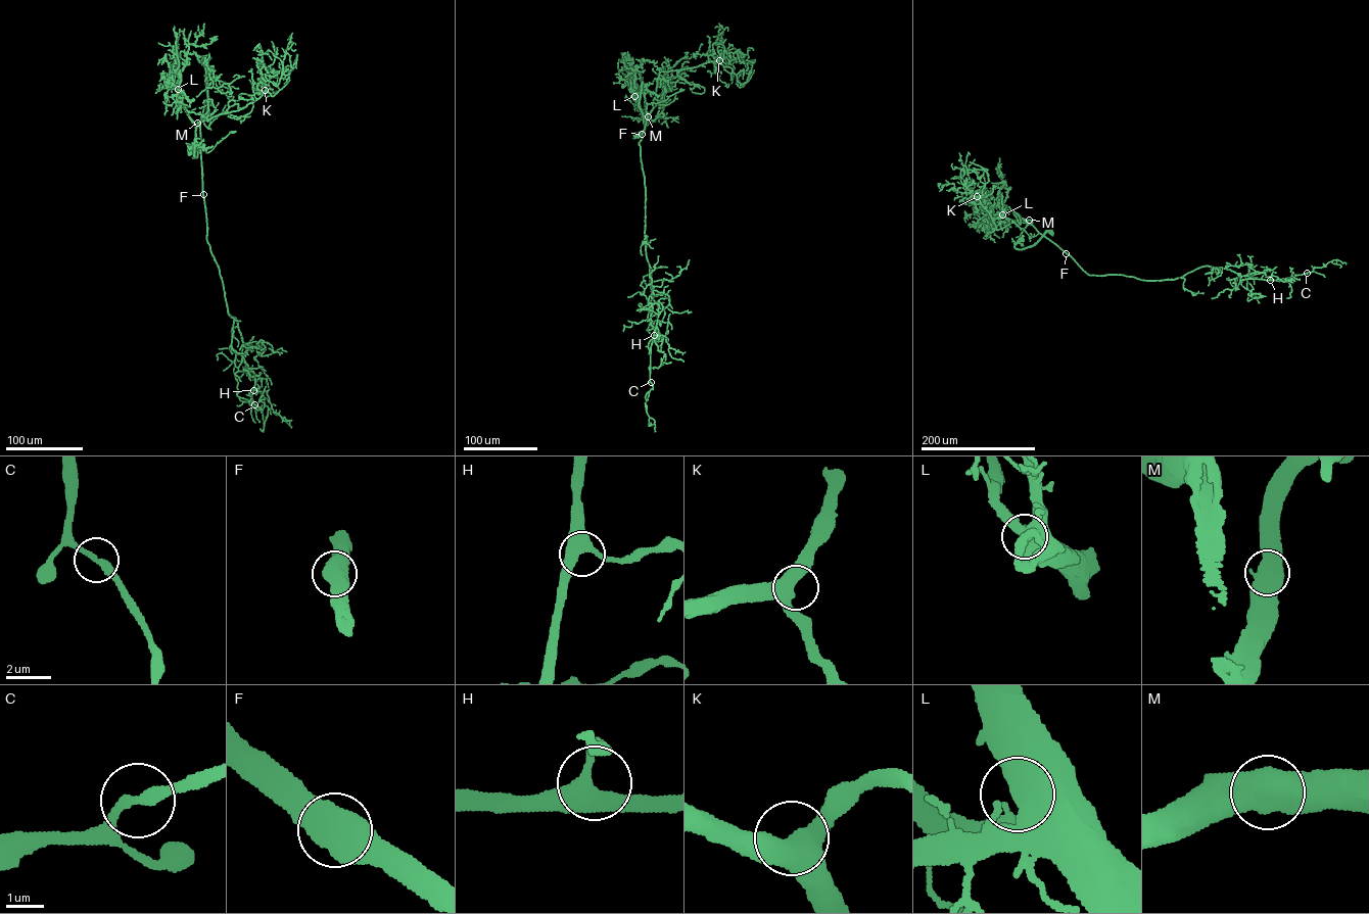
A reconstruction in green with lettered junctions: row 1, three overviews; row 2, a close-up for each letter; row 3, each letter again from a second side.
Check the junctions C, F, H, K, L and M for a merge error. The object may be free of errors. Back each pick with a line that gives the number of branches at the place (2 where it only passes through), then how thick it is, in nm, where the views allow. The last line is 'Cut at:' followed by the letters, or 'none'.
Cut at: none

